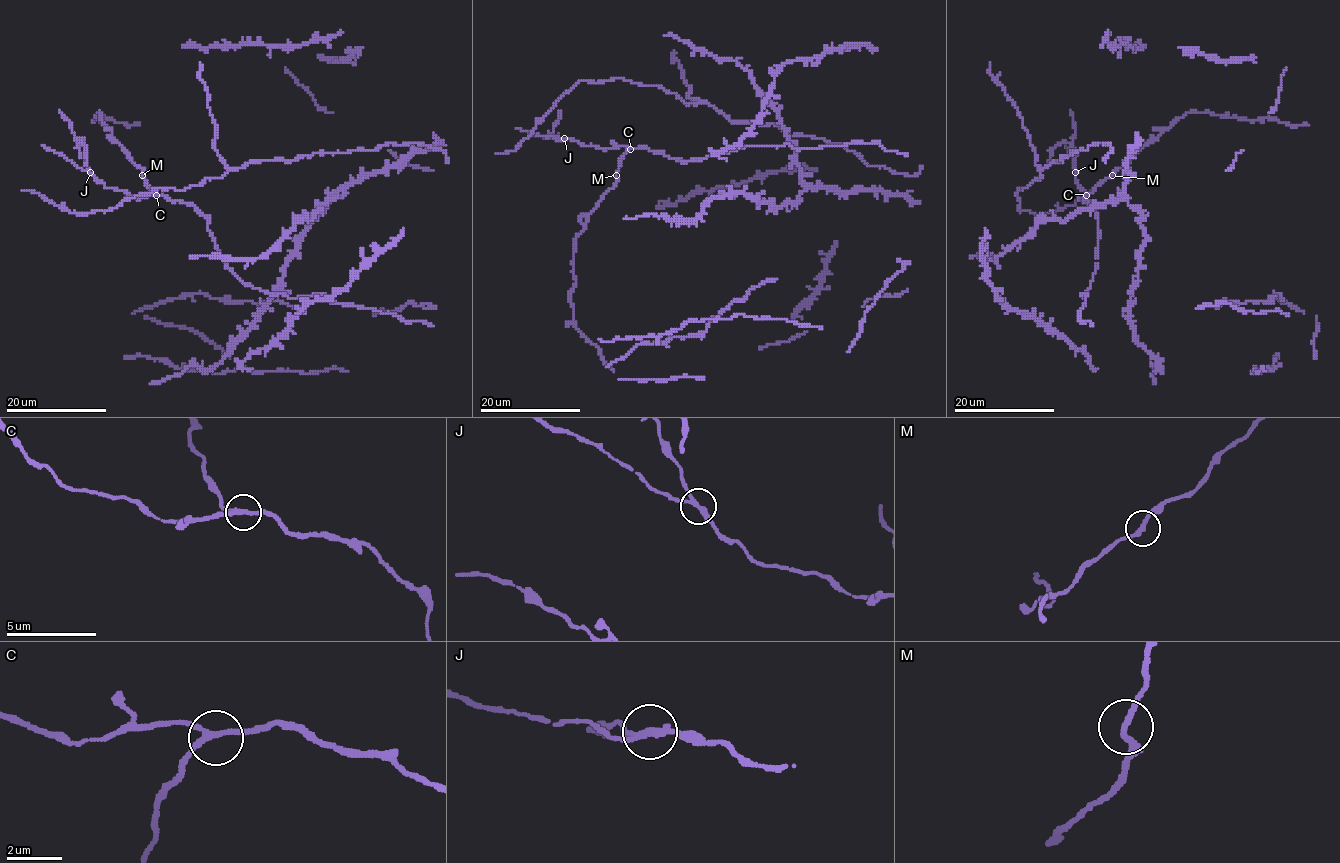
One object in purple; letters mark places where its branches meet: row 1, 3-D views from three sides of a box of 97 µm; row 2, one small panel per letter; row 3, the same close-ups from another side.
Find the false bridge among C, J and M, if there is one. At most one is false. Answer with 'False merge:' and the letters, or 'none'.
False merge: J

